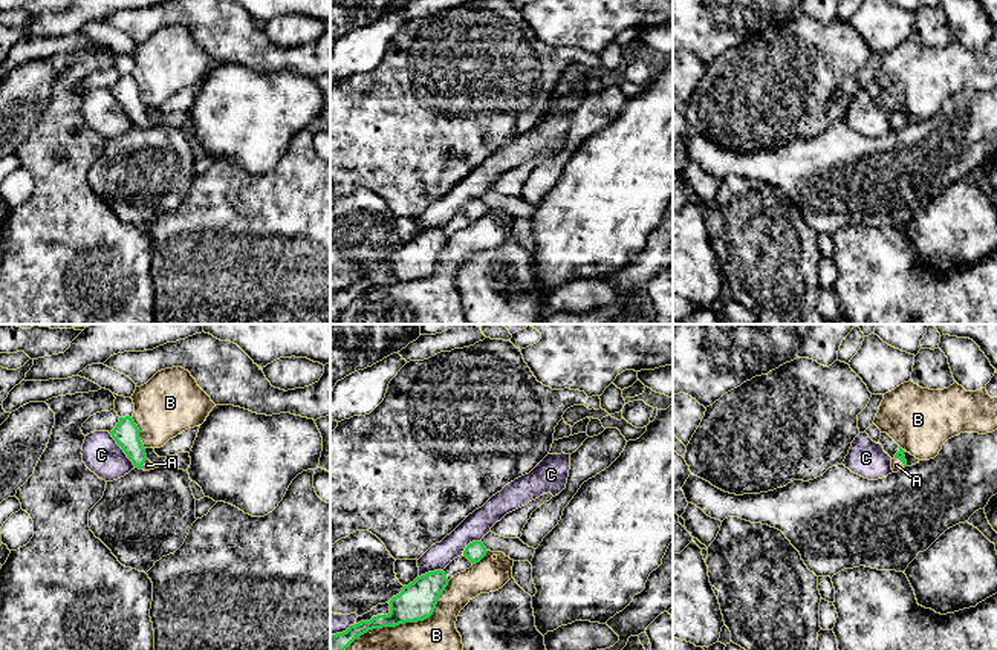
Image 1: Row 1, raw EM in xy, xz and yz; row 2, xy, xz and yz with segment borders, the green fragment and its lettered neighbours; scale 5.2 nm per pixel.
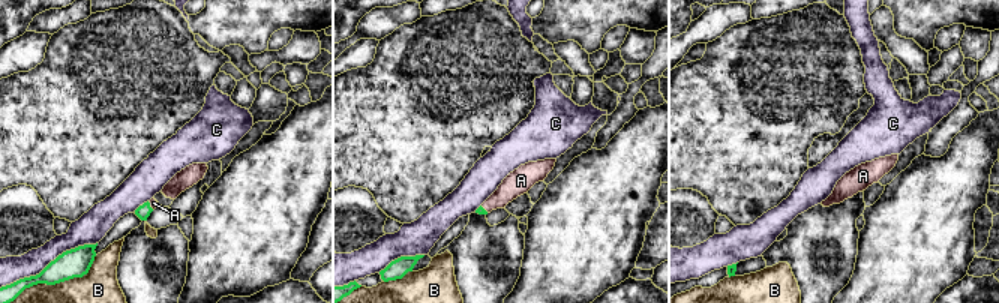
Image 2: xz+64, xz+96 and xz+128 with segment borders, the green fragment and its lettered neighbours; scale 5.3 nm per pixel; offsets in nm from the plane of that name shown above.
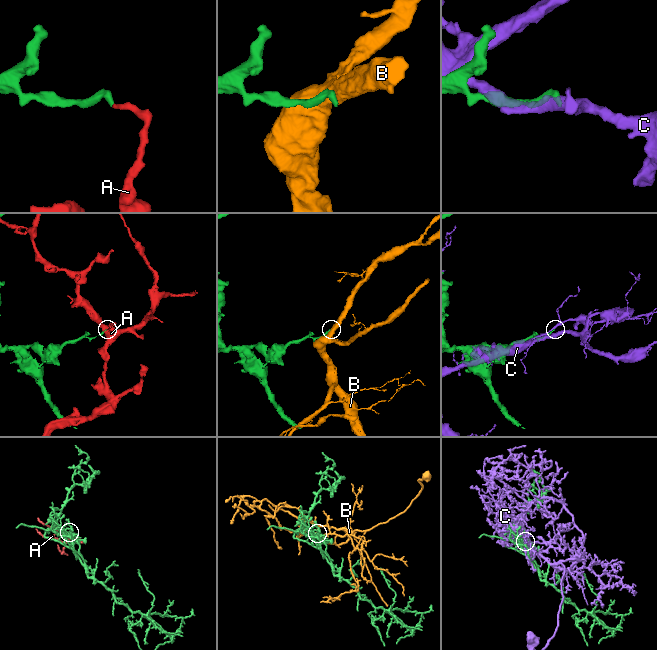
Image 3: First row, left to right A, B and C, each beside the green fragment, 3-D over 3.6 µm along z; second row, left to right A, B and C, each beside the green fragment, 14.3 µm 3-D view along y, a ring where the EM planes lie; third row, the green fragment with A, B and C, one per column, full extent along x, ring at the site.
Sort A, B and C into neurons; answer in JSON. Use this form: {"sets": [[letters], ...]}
{"sets": [["A"], ["B"], ["C"]]}

